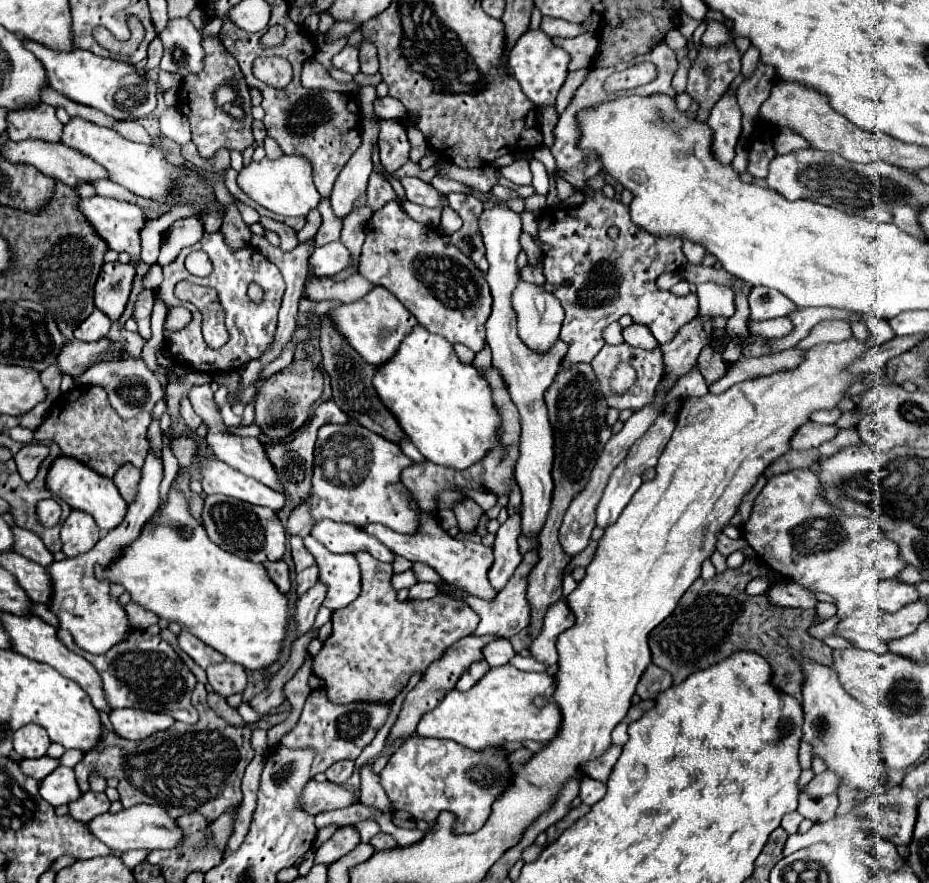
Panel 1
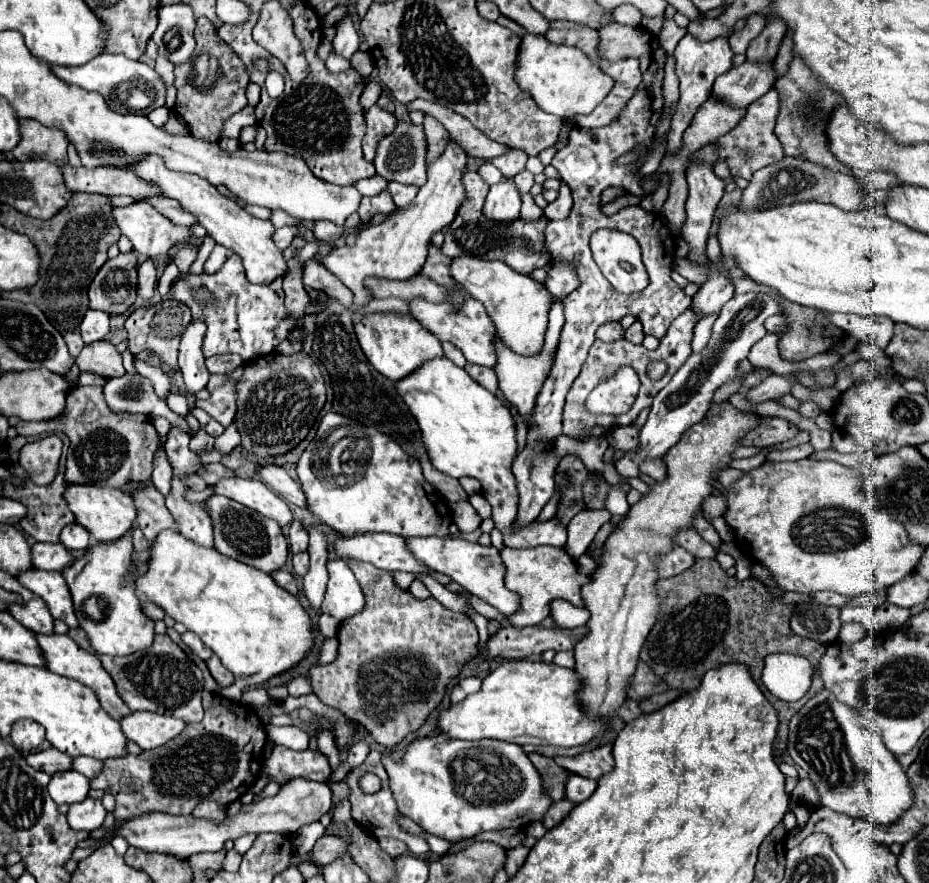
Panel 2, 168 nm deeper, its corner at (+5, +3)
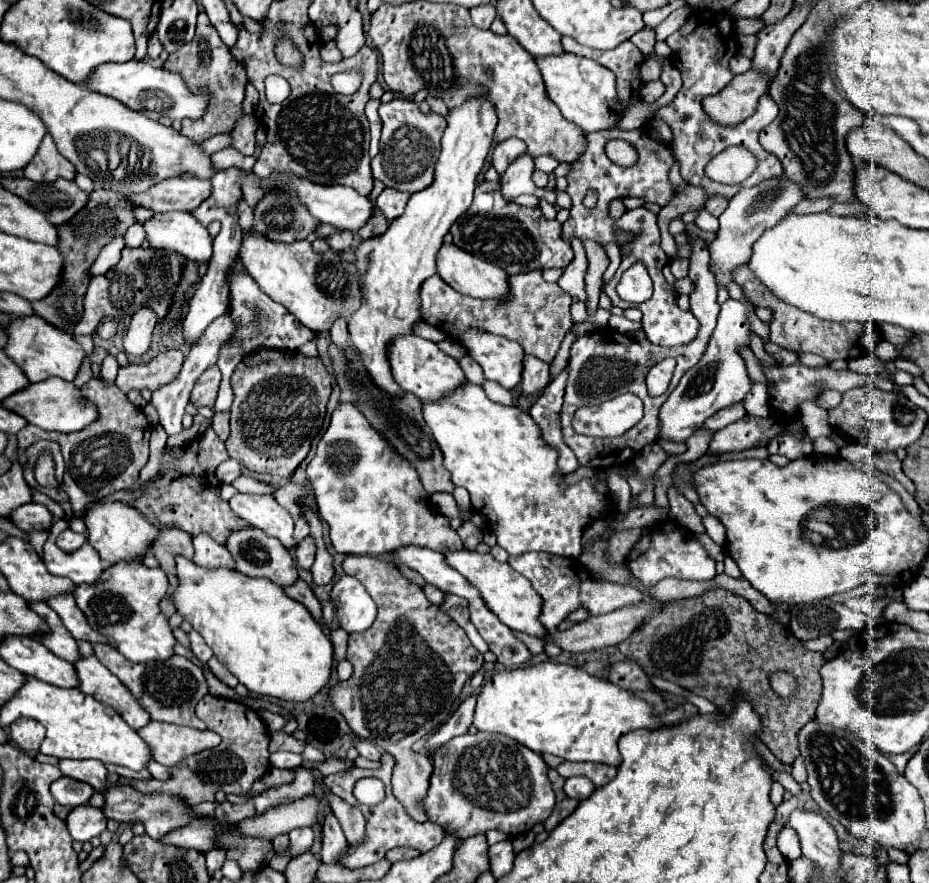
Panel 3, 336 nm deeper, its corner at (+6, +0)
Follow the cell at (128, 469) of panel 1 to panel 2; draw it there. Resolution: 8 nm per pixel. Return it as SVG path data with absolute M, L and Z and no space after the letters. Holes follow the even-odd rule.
M138 488L134 494L134 504L138 510L138 518L136 524L142 528L148 544L154 544L156 536L162 530L174 530L178 532L178 524L176 520L170 516L166 504L164 504L164 496L154 488Z

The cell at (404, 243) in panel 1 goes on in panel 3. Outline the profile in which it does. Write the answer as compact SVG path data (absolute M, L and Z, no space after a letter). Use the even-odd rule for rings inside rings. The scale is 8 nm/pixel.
M475 327L463 331L457 341L483 367L485 379L503 385L505 389L515 389L521 383L523 347L517 341L491 335Z

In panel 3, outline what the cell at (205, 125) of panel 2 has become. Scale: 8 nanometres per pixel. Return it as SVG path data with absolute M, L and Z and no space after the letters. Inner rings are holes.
M205 13L199 15L197 19L197 31L195 31L195 39L187 45L183 45L179 51L171 53L167 63L165 63L165 69L173 71L173 73L181 73L181 77L185 79L187 87L191 91L207 91L209 93L209 107L203 115L203 119L185 119L181 121L181 133L187 135L189 139L193 139L195 143L203 143L205 139L209 139L213 133L225 133L225 131L231 131L237 123L237 119L243 117L243 109L241 109L241 103L243 103L243 97L245 97L245 85L247 85L247 71L245 67L231 59L229 55L229 47L221 41L219 33L215 31L215 27L211 25L211 21L205 17ZM201 45L207 45L209 49L209 55L211 55L211 61L207 65L203 65L199 53L201 53Z

